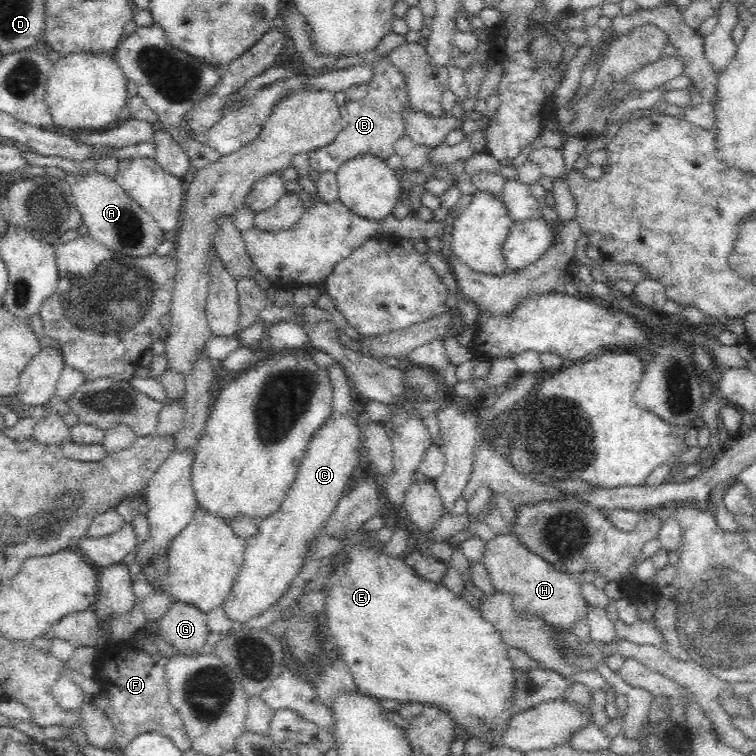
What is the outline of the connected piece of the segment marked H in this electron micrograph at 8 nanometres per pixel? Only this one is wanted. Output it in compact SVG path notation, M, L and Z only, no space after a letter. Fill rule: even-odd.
M512 534L497 536L488 542L482 563L498 591L513 592L517 596L517 608L534 611L552 627L573 628L578 618L584 620L587 604L582 598L576 577L558 572L547 560L528 550Z

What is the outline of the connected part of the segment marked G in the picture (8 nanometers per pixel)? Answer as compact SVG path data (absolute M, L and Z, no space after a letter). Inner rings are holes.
M173 602L168 612L158 622L158 635L170 644L176 655L196 655L203 652L210 631L206 627L206 615L196 607Z

